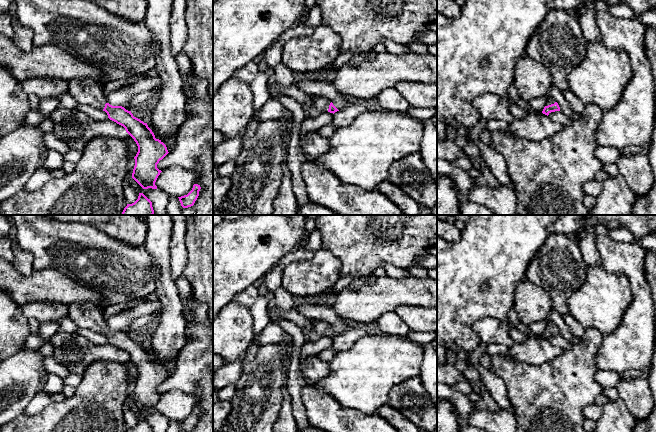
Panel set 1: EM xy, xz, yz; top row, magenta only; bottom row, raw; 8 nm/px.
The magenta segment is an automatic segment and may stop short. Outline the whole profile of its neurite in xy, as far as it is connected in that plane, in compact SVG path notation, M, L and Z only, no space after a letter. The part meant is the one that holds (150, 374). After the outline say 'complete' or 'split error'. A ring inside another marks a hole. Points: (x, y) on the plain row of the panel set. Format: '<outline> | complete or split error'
M73 303L68 306L68 317L78 328L85 328L105 335L108 342L123 350L138 370L132 402L143 413L157 413L155 406L162 396L157 388L169 376L166 369L155 362L154 357L140 343L133 340L131 335L122 330L112 330L107 326L102 309L96 303Z | split error

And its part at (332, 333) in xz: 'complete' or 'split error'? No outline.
split error

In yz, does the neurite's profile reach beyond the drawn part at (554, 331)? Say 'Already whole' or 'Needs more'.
Needs more

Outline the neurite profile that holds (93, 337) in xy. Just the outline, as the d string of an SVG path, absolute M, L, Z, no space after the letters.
M78 328L76 333L95 345L104 345L108 343L108 339L105 335L91 331L89 329Z

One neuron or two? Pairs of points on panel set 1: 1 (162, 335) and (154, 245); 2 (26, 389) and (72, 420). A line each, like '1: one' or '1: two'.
1: one
2: two

